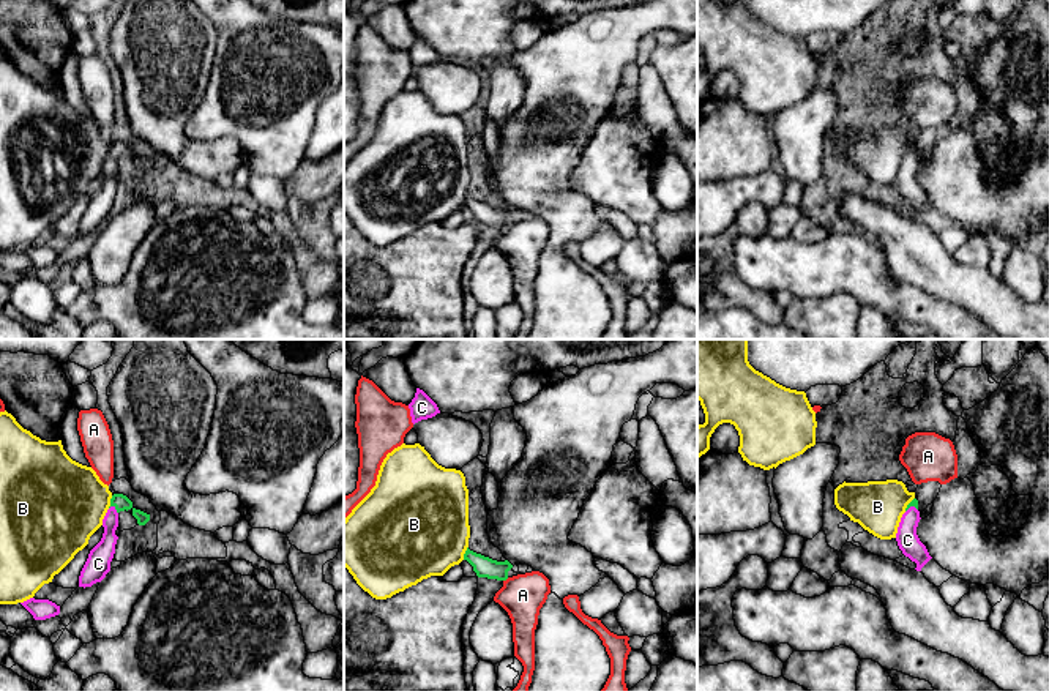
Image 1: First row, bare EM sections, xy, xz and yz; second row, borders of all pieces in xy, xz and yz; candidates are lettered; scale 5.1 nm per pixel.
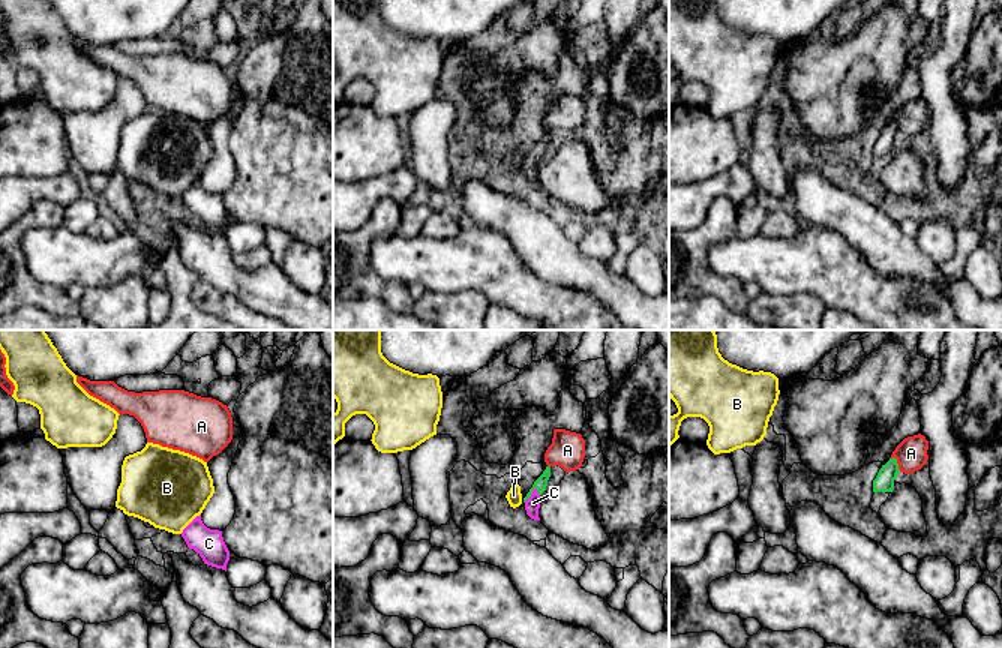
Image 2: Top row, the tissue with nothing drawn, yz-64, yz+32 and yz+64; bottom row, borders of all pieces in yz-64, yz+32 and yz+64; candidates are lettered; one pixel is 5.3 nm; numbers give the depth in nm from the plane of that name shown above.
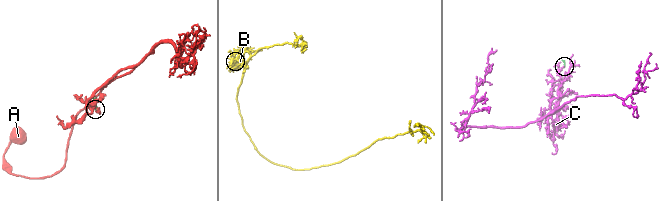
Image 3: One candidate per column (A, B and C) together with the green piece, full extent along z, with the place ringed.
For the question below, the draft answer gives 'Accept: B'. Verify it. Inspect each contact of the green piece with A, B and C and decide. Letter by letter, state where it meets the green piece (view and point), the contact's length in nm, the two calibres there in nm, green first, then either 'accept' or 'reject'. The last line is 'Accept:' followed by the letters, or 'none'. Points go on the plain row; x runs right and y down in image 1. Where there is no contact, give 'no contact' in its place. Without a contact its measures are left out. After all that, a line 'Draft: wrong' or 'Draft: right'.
A: meets green in xz at (505, 226); contact 40 nm long; 110 nm thick on the green side, 220 nm on the other; reject
B: meets green in xz at (466, 199); contact 80 nm long; 110 nm thick on the green side, 460 nm on the other; reject
C: meets green in xy at (115, 155); contact 60 nm long; 80 nm thick on the green side, 110 nm on the other; accept
Accept: C
Draft: wrong

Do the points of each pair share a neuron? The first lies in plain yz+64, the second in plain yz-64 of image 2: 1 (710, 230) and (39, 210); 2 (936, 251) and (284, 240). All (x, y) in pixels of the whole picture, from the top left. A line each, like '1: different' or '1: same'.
1: same
2: different

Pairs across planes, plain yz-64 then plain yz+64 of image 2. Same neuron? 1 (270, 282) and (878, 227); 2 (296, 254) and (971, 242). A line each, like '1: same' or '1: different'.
1: same
2: different

